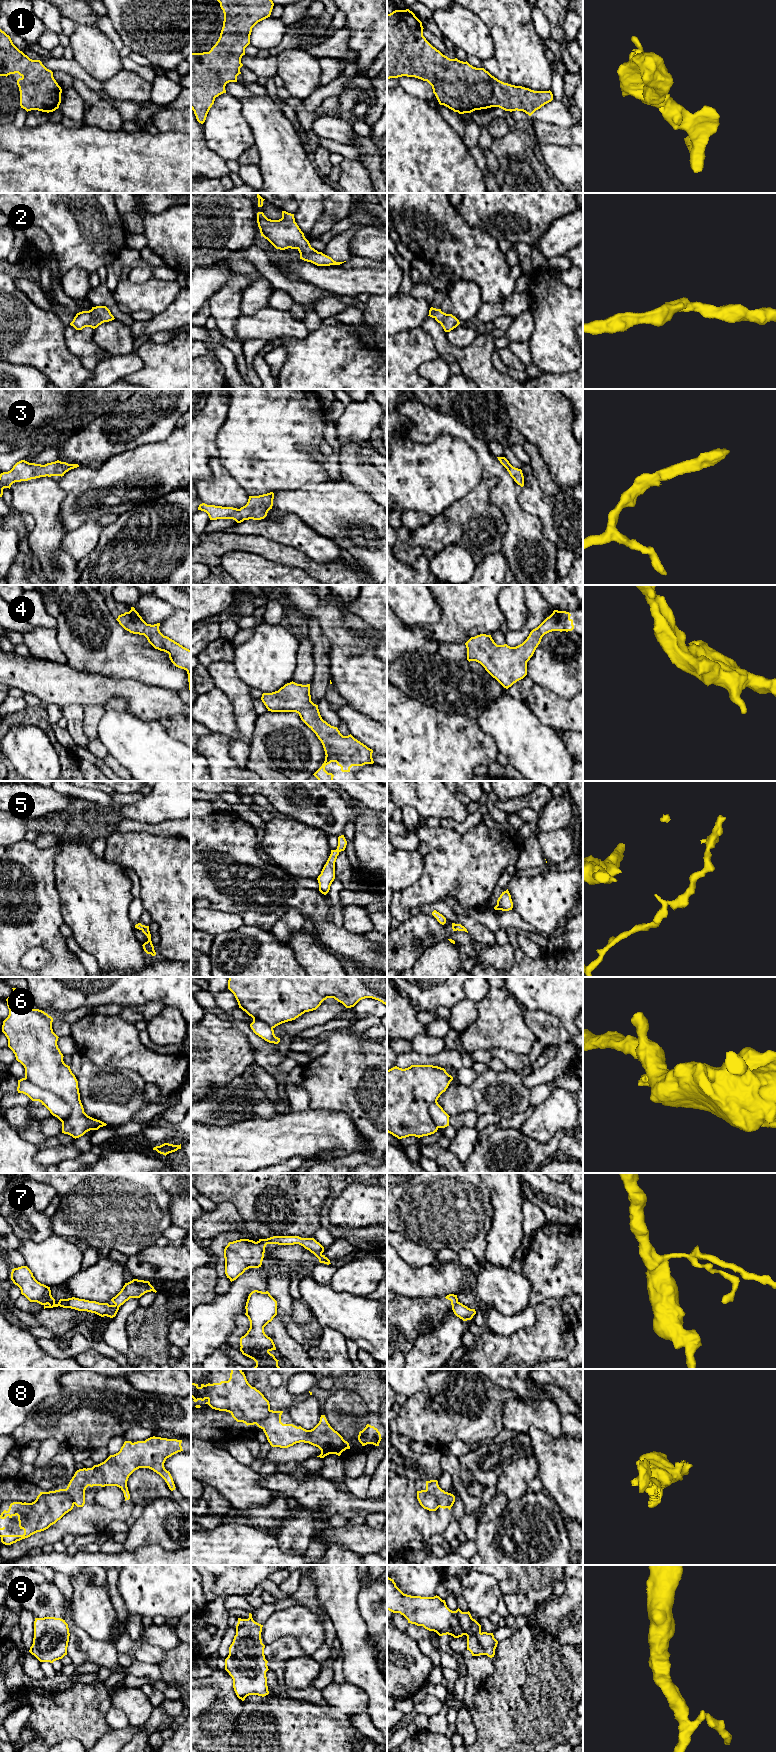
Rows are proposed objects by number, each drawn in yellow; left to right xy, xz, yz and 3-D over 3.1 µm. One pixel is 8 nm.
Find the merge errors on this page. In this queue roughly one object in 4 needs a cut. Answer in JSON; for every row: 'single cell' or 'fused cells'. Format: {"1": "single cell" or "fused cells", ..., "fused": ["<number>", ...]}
{"1": "single cell", "2": "single cell", "3": "single cell", "4": "single cell", "5": "single cell", "6": "fused cells", "7": "fused cells", "8": "fused cells", "9": "single cell", "fused": ["6", "7", "8"]}

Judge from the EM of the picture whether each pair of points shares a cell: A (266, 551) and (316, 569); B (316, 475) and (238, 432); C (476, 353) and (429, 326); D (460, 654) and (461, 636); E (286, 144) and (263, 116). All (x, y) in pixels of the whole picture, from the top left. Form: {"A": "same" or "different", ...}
{"A": "same", "B": "same", "C": "same", "D": "different", "E": "same"}

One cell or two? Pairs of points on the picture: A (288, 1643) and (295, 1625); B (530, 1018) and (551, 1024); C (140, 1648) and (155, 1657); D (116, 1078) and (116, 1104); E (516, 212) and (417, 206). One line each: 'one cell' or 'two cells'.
A: two cells
B: one cell
C: one cell
D: one cell
E: two cells

